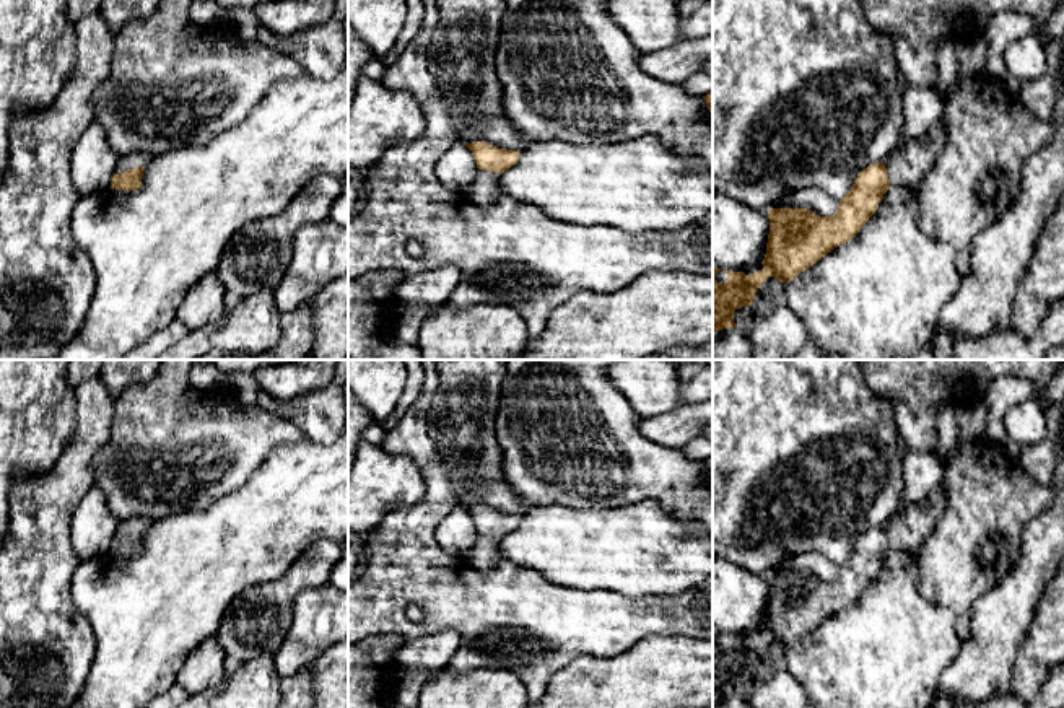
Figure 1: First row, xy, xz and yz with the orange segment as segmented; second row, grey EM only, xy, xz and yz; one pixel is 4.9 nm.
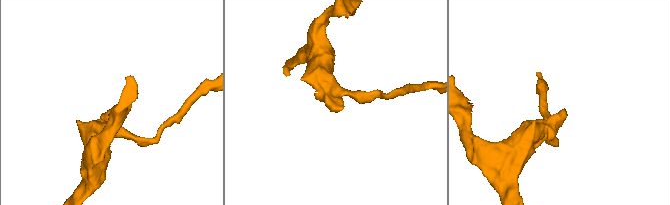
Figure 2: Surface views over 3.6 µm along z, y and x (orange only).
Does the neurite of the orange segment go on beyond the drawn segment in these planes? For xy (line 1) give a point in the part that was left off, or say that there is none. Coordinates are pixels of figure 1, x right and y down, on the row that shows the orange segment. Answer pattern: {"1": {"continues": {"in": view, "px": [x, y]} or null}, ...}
{"1": {"continues": {"in": "xy", "px": [129, 161]}}}

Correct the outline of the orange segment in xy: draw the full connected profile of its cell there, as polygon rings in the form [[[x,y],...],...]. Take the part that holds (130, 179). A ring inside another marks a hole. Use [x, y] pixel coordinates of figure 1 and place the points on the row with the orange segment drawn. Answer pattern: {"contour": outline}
{"contour": [[[125,155],[117,158],[111,189],[137,190],[142,187],[143,164],[150,155]]]}

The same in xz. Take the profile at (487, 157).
{"contour": [[[485,142],[464,143],[473,155],[478,173],[465,190],[470,200],[480,207],[491,207],[501,195],[501,174],[514,166],[521,156],[516,150],[504,150]]]}

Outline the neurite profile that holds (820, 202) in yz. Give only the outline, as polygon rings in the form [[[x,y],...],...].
[[[810,187],[802,190],[794,190],[773,208],[807,208],[818,216],[831,216],[836,213],[839,200],[831,197],[828,192]]]

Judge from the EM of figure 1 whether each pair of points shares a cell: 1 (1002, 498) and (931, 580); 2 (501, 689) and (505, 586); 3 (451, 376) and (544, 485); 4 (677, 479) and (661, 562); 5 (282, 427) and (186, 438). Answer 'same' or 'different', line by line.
1: same
2: different
3: different
4: different
5: same

